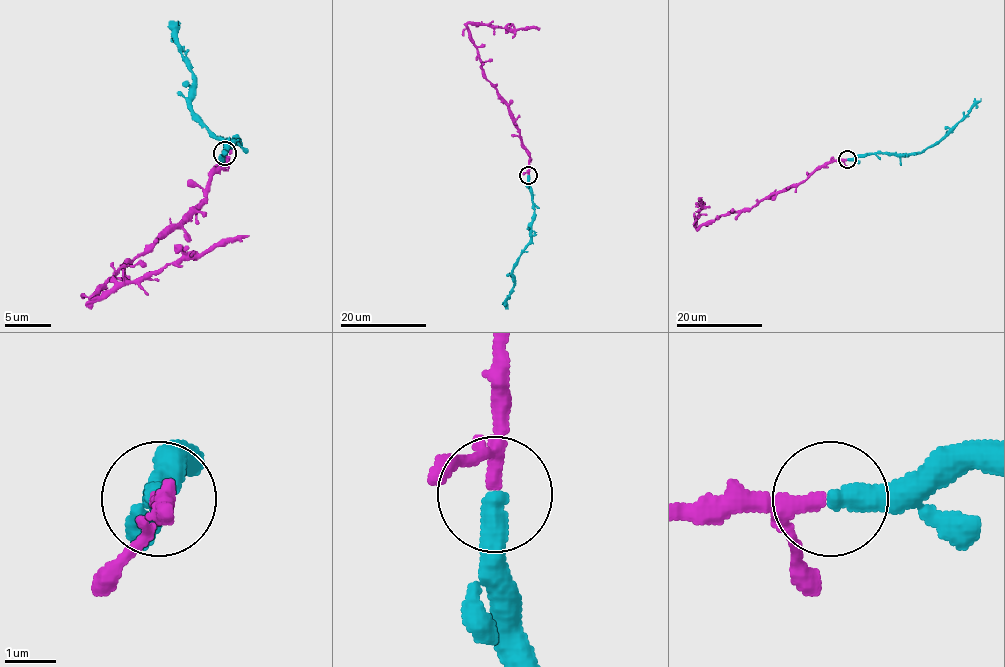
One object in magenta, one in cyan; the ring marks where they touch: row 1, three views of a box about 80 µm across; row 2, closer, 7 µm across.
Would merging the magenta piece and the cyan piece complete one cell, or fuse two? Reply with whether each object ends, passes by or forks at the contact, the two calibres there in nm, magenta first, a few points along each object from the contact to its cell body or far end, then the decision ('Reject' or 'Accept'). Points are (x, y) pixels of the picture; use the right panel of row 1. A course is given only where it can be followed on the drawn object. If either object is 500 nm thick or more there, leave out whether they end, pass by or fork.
At the ring magenta forks. At the ring cyan ends. Thickness 190 nm (magenta) against 440 nm. Course of magenta: (846, 159), (826, 162), (805, 180), (773, 193), (749, 209), (718, 216), (697, 228), (695, 219), (702, 197). Course of cyan: (847, 159), (875, 153), (917, 154), (941, 140), (980, 98). Accept

